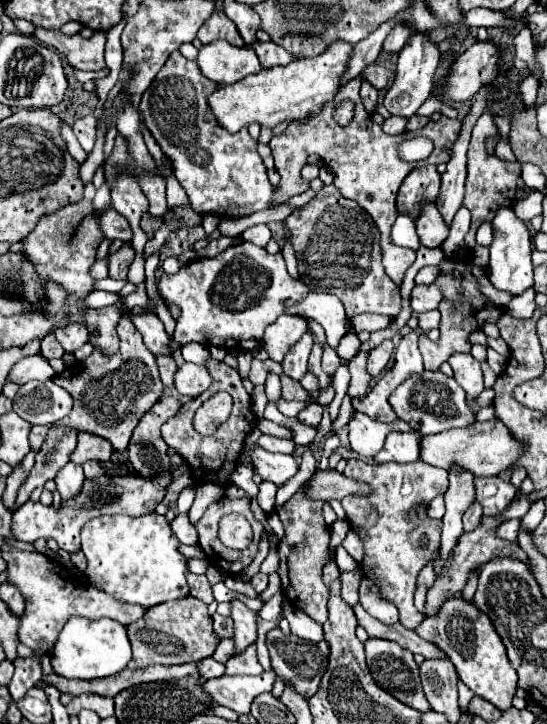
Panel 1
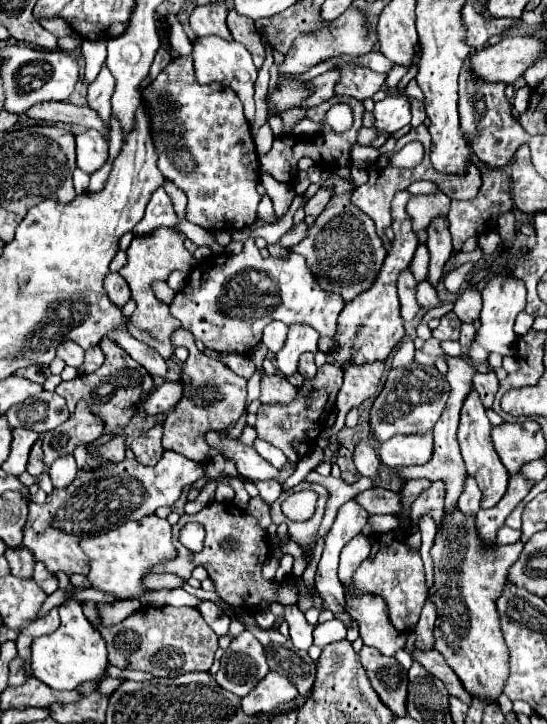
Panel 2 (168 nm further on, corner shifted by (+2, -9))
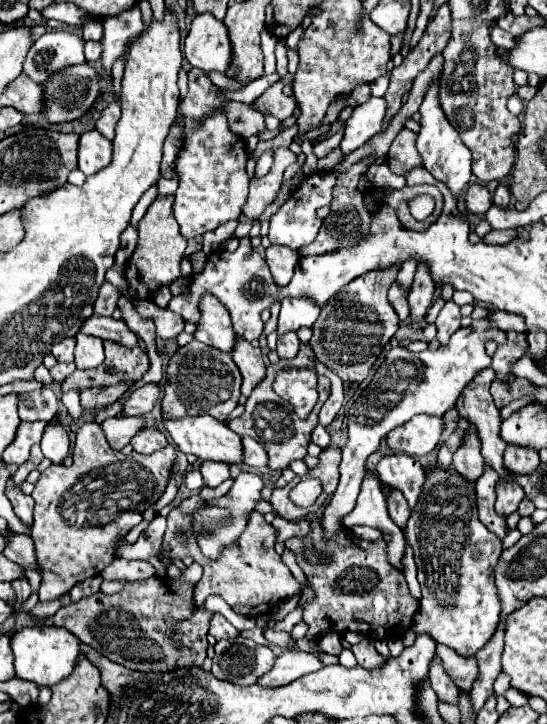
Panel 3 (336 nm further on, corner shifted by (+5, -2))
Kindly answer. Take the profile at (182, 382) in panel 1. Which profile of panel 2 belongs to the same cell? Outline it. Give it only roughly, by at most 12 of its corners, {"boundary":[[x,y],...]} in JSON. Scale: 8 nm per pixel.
{"boundary":[[163,383],[143,403],[147,415],[171,411],[183,385]]}

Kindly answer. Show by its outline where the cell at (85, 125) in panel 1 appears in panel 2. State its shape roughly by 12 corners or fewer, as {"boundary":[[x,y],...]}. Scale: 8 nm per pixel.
{"boundary":[[99,131],[77,137],[77,167],[95,173],[109,159]]}

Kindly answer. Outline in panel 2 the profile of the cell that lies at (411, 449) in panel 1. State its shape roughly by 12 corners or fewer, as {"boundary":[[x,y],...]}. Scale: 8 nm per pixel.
{"boundary":[[395,435],[379,455],[389,467],[423,465],[433,435]]}

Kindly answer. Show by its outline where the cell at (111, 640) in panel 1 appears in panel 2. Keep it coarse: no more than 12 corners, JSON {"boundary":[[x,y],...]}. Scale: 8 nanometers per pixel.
{"boundary":[[77,601],[31,643],[31,673],[57,691],[105,677],[107,649]]}

